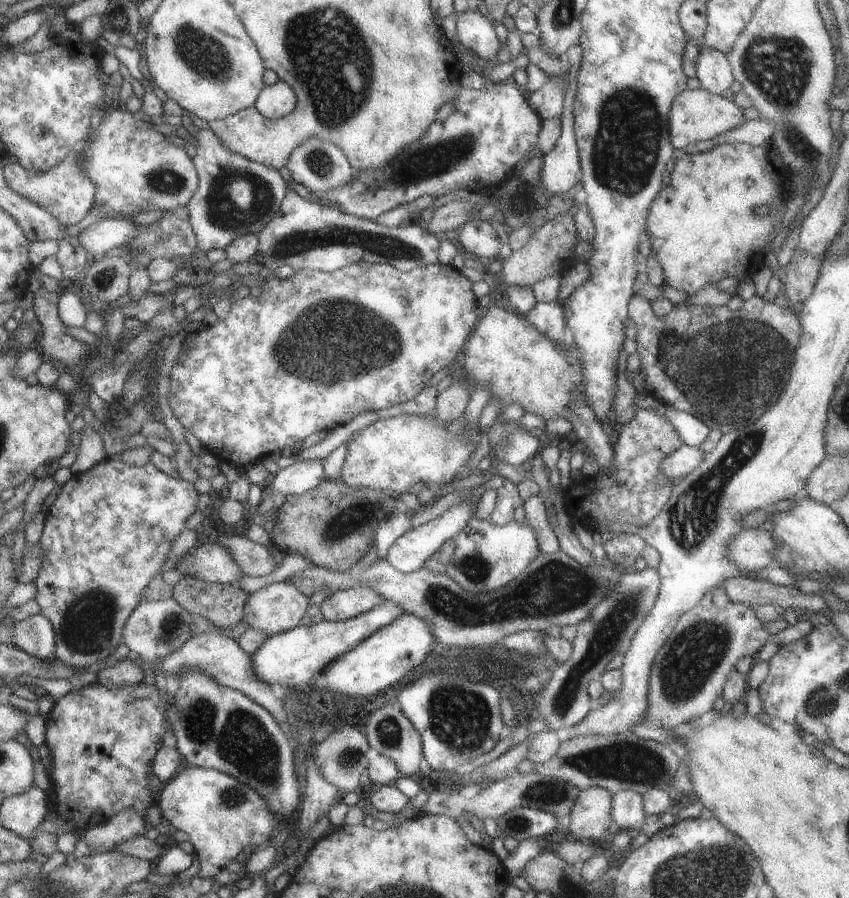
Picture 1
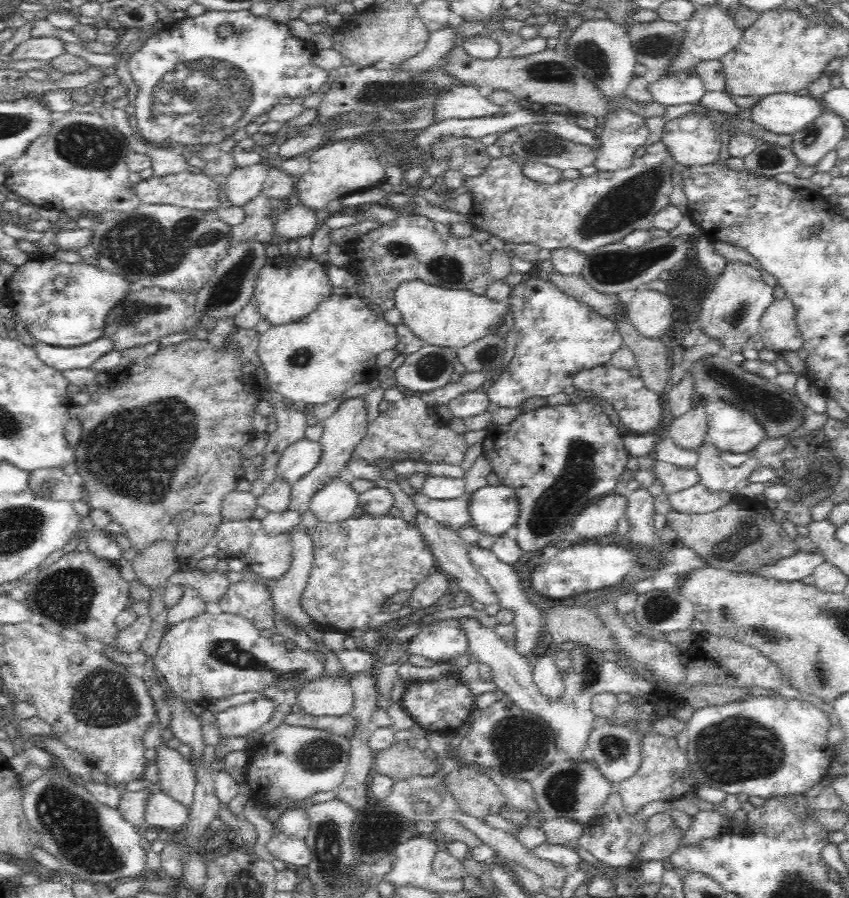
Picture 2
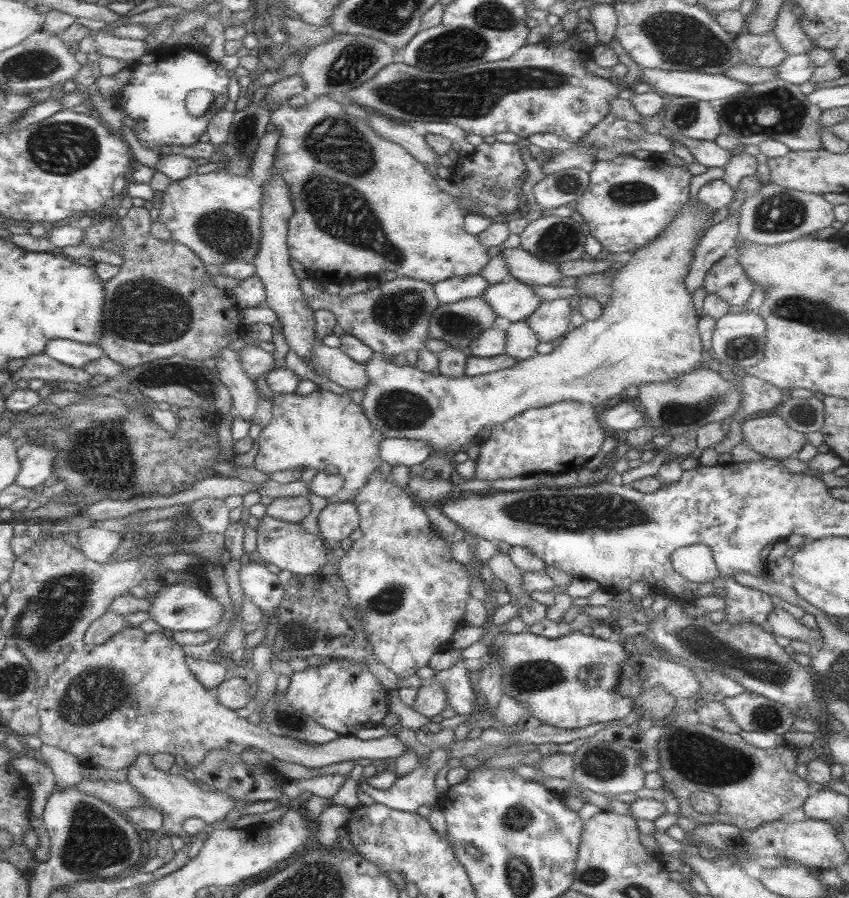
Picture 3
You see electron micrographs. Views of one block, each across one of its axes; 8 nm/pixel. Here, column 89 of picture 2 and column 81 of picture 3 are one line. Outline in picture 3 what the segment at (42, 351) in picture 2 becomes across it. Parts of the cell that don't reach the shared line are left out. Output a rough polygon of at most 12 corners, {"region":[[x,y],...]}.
{"region":[[49,340],[43,354],[83,368],[103,356],[99,344]]}

